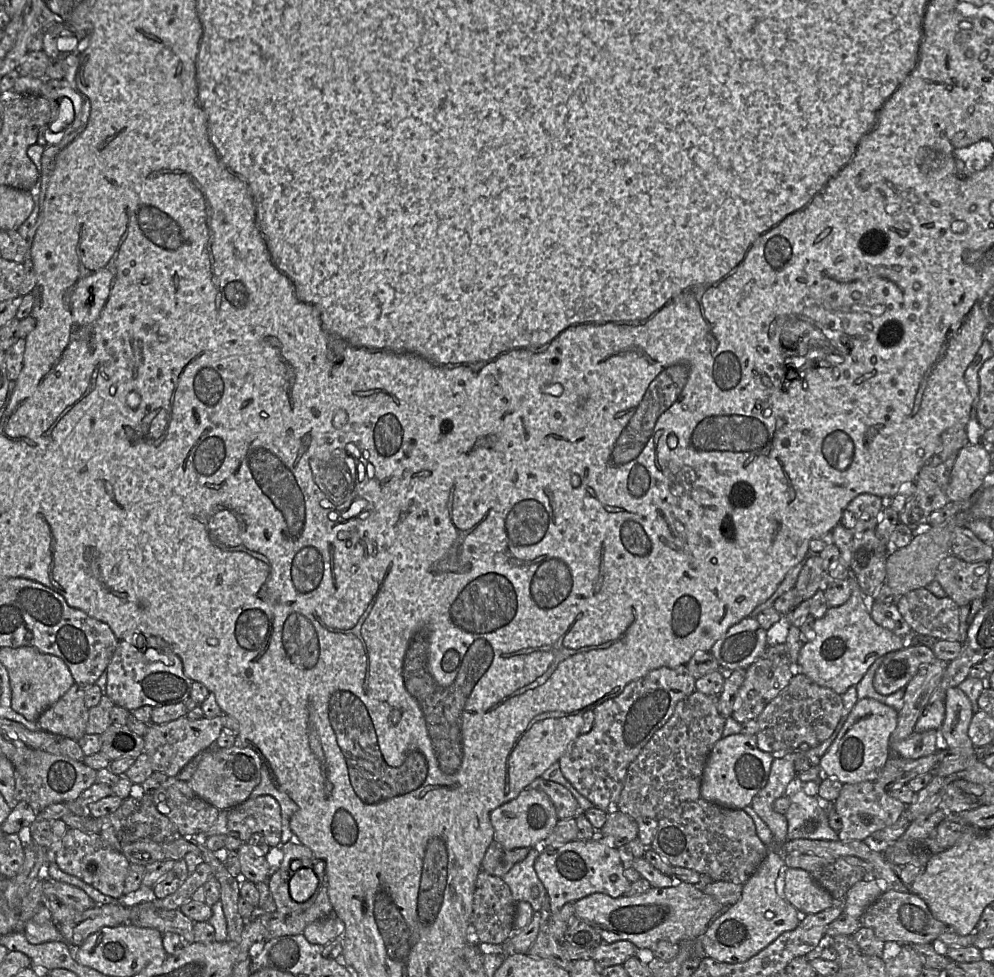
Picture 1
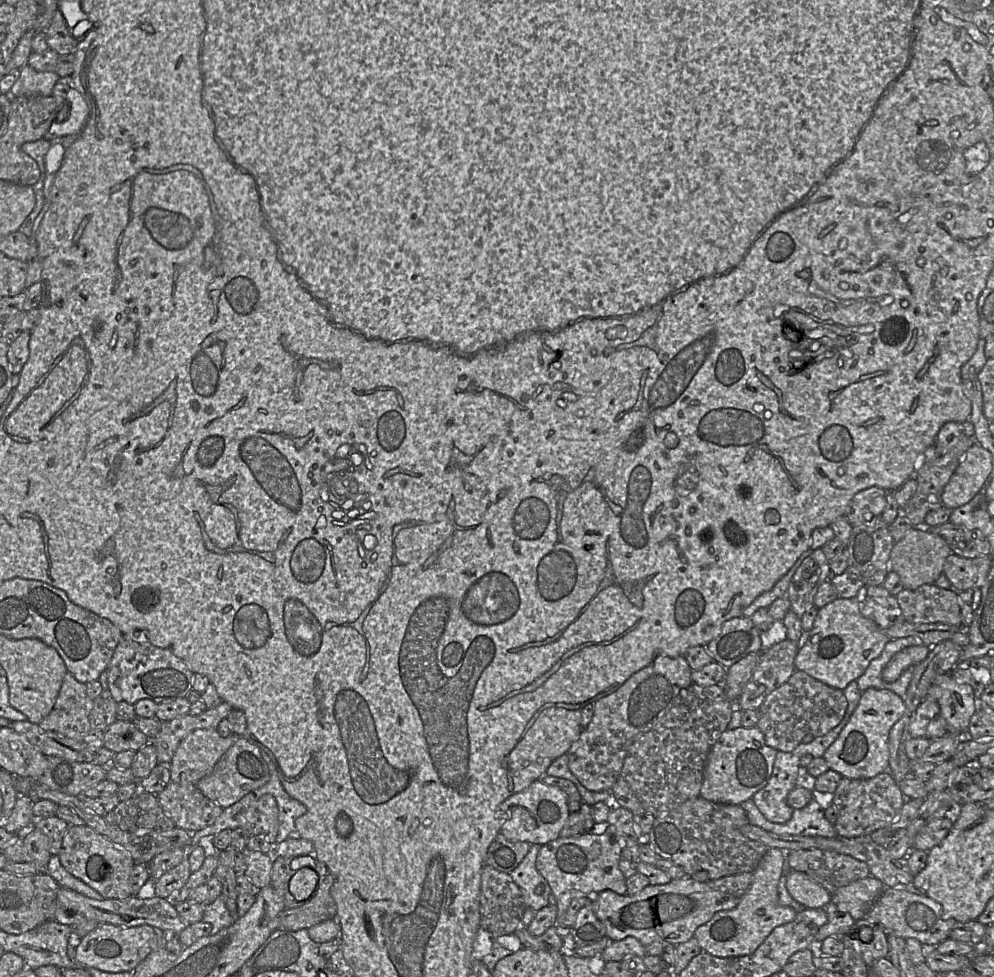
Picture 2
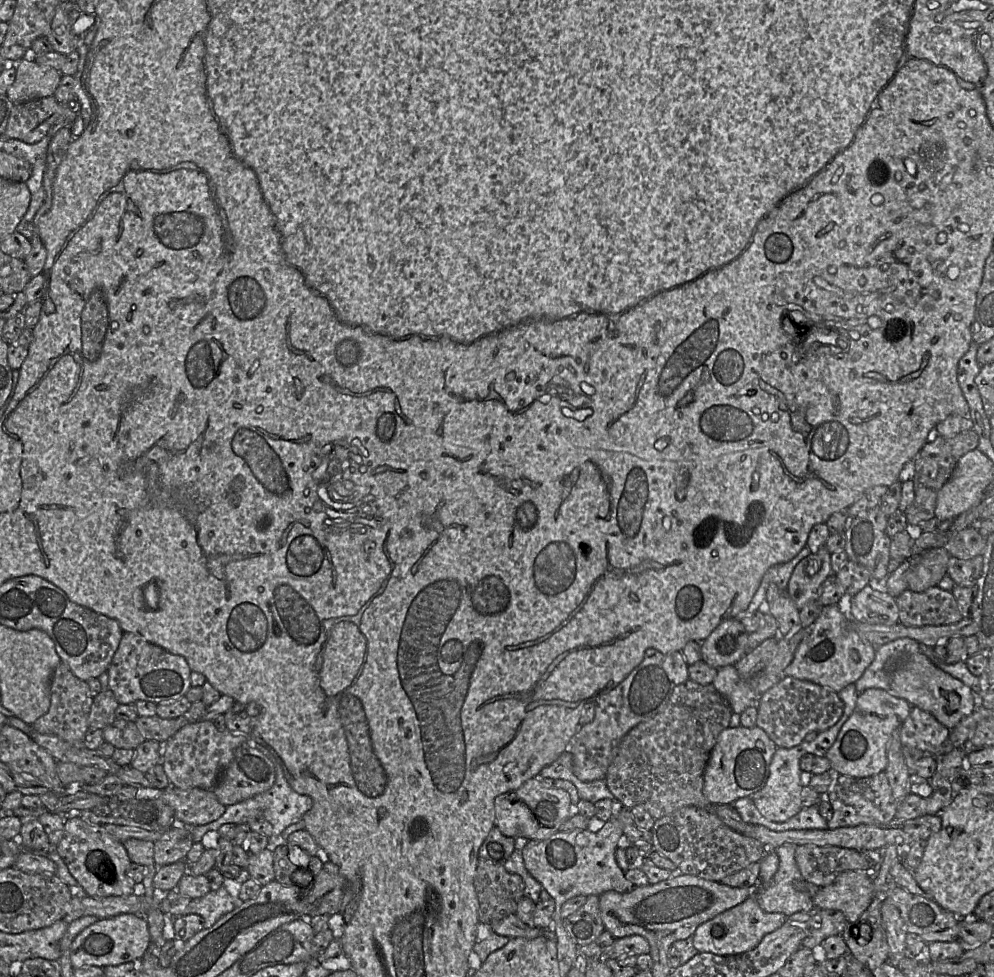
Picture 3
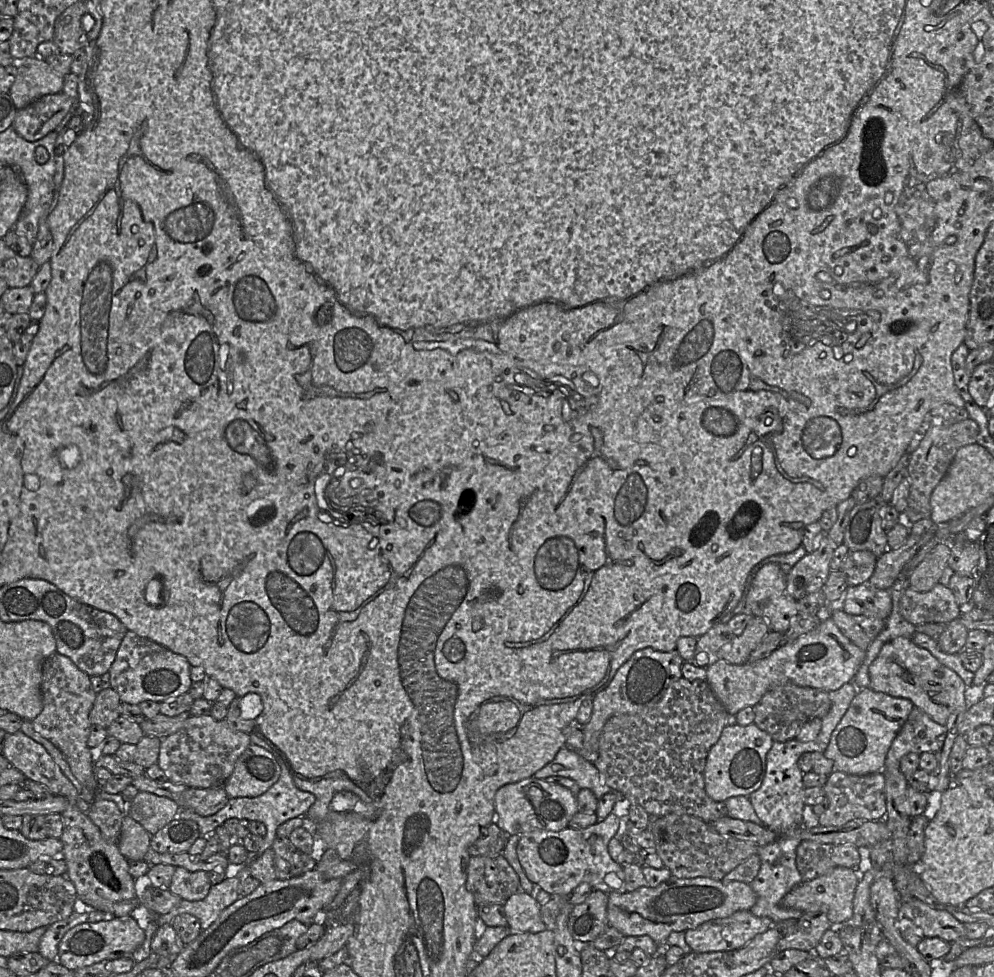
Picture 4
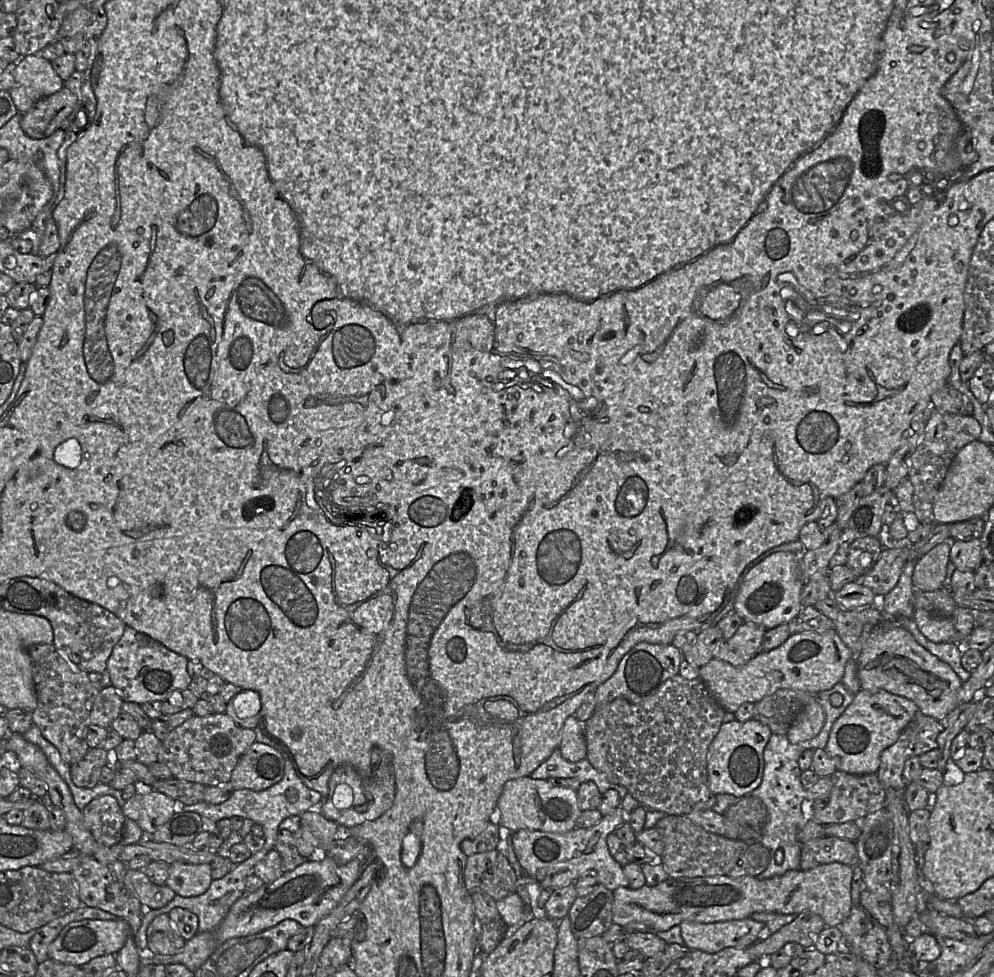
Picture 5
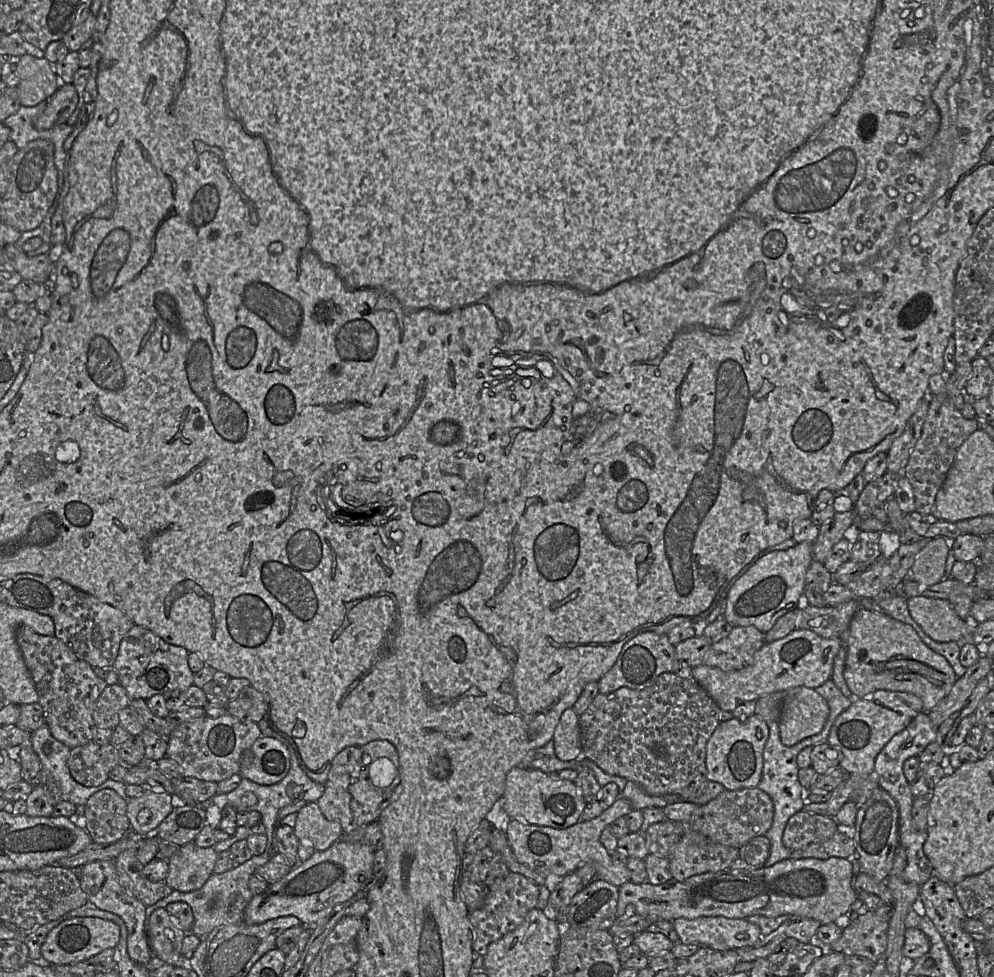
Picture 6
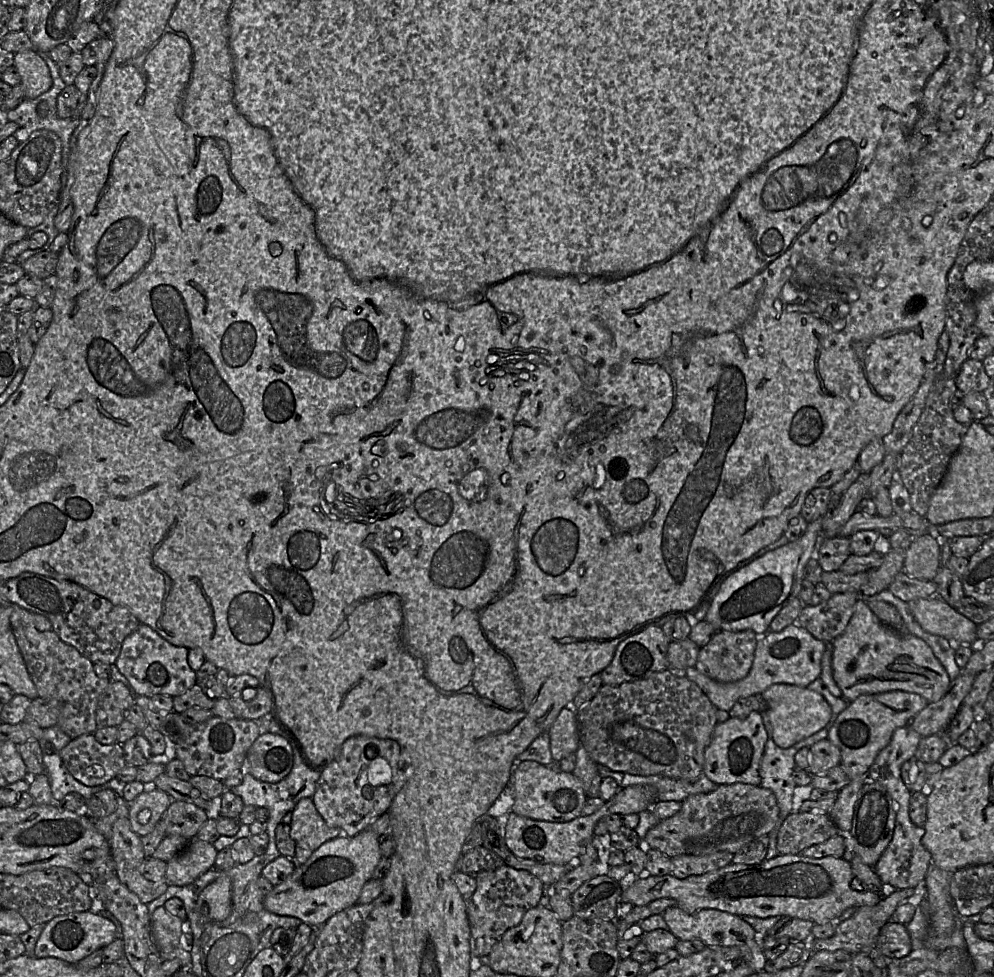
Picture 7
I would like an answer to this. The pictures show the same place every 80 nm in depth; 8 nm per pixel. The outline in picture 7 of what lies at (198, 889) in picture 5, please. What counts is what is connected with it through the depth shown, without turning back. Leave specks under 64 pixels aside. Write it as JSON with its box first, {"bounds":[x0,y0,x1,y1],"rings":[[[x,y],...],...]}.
{"bounds":[167,838,218,886],"rings":[[[193,838],[188,846],[167,862],[168,885],[186,886],[214,867],[218,851],[208,842]]]}

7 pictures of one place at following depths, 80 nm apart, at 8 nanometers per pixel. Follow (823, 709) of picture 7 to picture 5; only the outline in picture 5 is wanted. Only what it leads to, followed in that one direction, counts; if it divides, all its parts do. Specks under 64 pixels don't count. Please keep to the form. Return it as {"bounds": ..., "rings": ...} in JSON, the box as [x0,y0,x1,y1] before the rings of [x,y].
{"bounds":[786,699,825,744],"rings":[[[817,699],[806,704],[789,727],[786,737],[792,744],[810,740],[821,731],[825,713]]]}

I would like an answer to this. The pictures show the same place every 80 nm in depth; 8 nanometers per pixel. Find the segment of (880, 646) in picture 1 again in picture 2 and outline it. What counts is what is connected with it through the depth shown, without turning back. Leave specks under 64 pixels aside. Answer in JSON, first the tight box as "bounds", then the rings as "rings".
{"bounds":[794,597,891,691],"rings":[[[857,597],[837,598],[818,609],[811,631],[804,635],[799,644],[794,666],[796,670],[843,691],[850,682],[856,681],[865,672],[889,640],[891,639],[875,622],[862,615]]]}

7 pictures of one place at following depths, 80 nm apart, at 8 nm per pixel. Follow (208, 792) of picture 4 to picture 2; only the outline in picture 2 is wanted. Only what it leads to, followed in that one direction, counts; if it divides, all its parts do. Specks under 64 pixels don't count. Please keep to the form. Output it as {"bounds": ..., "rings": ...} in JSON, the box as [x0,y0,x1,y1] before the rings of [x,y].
{"bounds":[155,782,224,831],"rings":[[[171,782],[155,795],[165,815],[184,830],[198,831],[212,825],[224,810],[189,782]]]}

